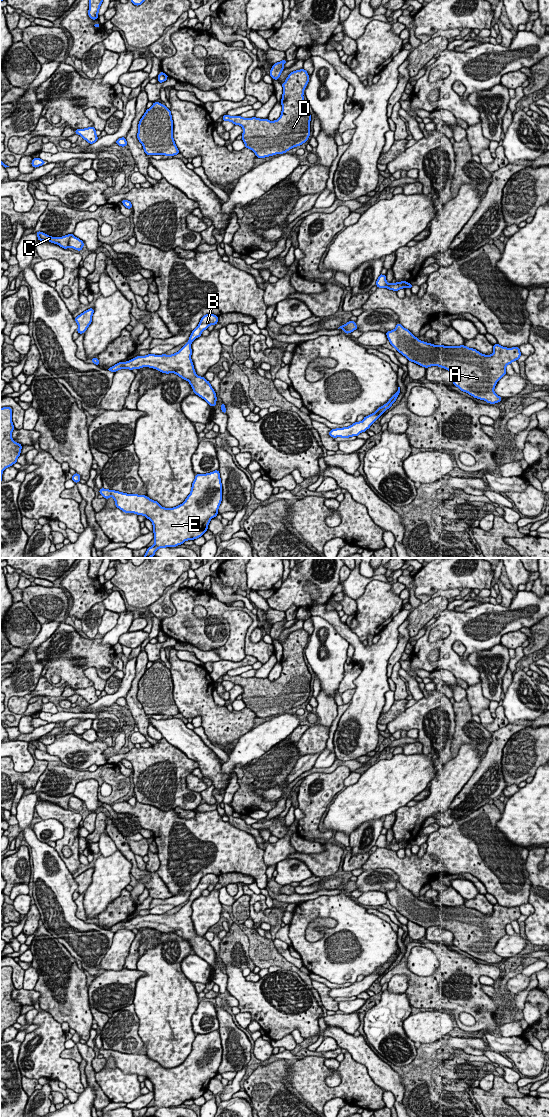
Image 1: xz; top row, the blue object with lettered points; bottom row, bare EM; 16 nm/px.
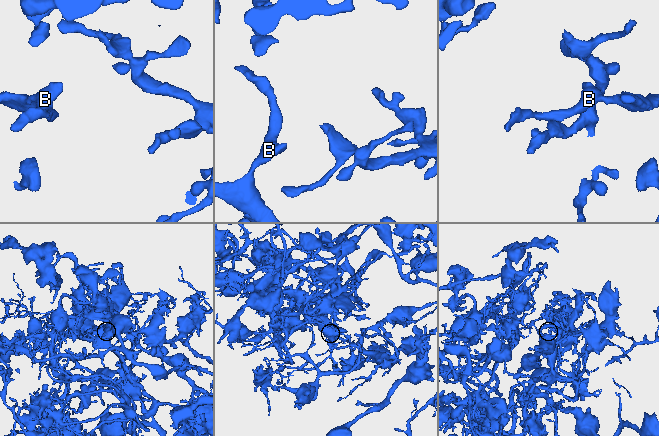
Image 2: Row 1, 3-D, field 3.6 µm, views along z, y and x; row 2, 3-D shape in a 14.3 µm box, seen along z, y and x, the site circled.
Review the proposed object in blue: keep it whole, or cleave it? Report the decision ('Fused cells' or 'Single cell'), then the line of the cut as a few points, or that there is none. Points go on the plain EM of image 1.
Fused cells. Split along xz (408, 843), (405, 847)

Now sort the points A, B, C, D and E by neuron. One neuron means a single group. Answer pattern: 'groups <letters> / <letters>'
groups A C D / B E

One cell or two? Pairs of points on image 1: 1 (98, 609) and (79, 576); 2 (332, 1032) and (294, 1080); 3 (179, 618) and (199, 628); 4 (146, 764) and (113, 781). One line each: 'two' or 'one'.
1: two
2: two
3: one
4: two

